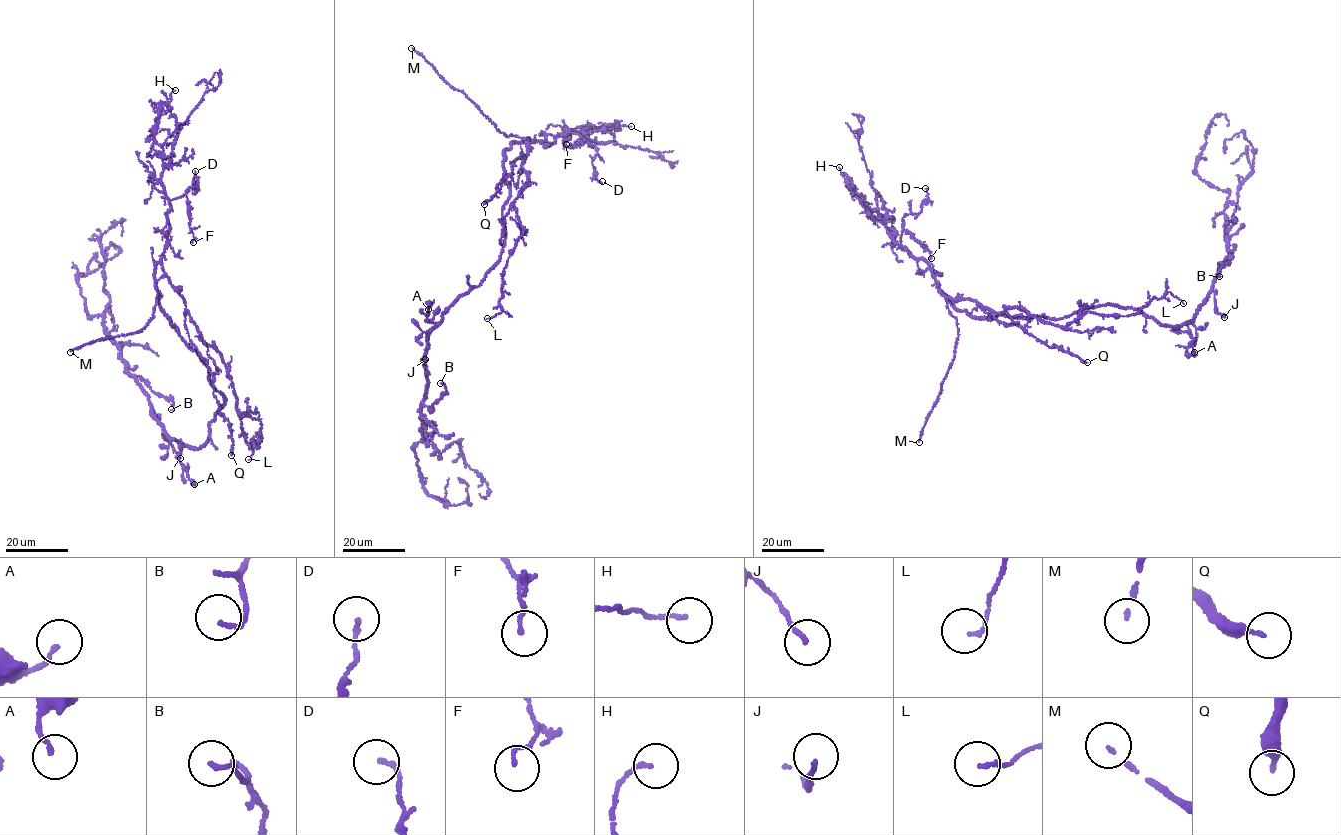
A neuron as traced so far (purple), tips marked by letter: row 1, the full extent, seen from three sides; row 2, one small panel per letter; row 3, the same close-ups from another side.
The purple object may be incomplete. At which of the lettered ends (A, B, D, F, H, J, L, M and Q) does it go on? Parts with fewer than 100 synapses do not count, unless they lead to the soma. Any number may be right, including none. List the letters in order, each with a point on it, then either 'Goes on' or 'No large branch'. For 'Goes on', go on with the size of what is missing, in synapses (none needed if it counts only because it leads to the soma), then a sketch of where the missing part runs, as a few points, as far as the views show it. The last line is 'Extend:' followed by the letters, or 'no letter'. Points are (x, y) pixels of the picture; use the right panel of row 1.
A: Place: (1194, 352). No large branch
B: Place: (1219, 276). No large branch
D: Place: (925, 188). No large branch
F: Place: (931, 258). No large branch
H: Place: (839, 167). No large branch
J: Place: (1224, 317). No large branch
L: Place: (1183, 303). No large branch
M: Place: (919, 442). Goes on. Course of what is missing: (919, 442), (914, 467), (927, 501), (940, 505), (948, 515), (978, 527)
Q: Place: (1087, 362). No large branch
Extend: M

